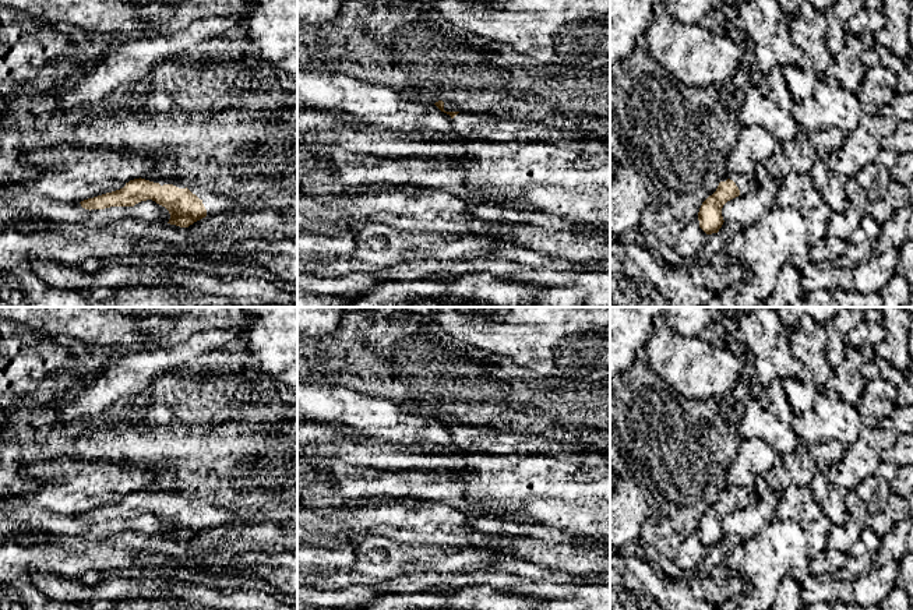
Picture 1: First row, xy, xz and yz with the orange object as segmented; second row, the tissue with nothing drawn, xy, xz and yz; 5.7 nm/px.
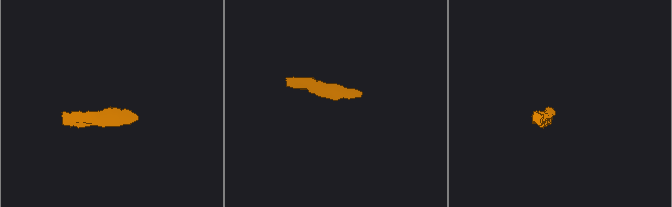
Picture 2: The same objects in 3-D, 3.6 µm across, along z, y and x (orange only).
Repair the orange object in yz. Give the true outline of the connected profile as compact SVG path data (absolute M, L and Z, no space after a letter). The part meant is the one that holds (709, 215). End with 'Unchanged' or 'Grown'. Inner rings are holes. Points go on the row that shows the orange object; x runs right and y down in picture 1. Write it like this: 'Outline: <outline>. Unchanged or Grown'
Outline: M740 173L727 174L727 180L720 181L716 191L702 202L698 212L699 228L706 235L718 233L725 222L723 205L738 195L745 195L748 188L750 177Z. Grown

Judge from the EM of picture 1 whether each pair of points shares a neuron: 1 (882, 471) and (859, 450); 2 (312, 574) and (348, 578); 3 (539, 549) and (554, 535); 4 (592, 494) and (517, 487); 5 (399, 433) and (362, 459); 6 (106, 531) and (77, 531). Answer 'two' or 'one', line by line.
1: two
2: one
3: two
4: one
5: two
6: one

